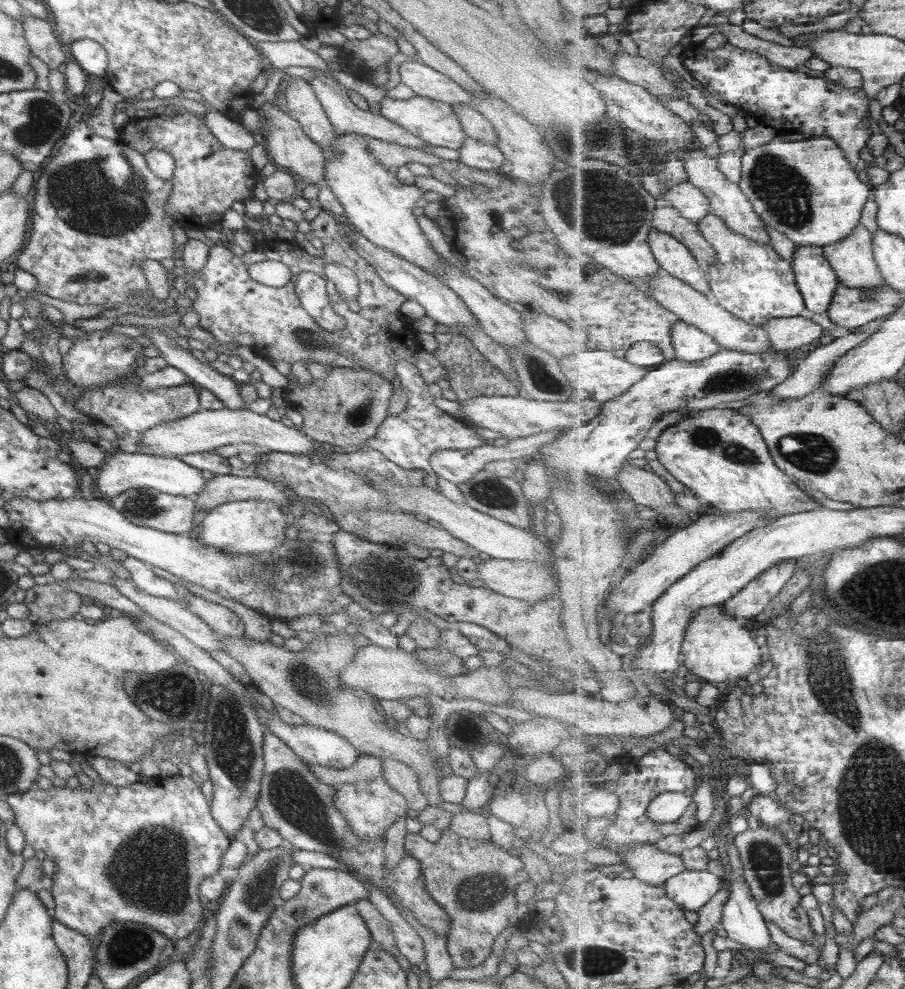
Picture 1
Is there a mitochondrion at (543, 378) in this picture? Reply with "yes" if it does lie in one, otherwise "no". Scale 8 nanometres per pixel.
yes

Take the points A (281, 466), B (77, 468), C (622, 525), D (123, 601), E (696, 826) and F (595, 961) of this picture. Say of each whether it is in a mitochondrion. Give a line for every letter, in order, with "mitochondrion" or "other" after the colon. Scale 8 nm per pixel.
A: other
B: other
C: mitochondrion
D: other
E: other
F: mitochondrion

